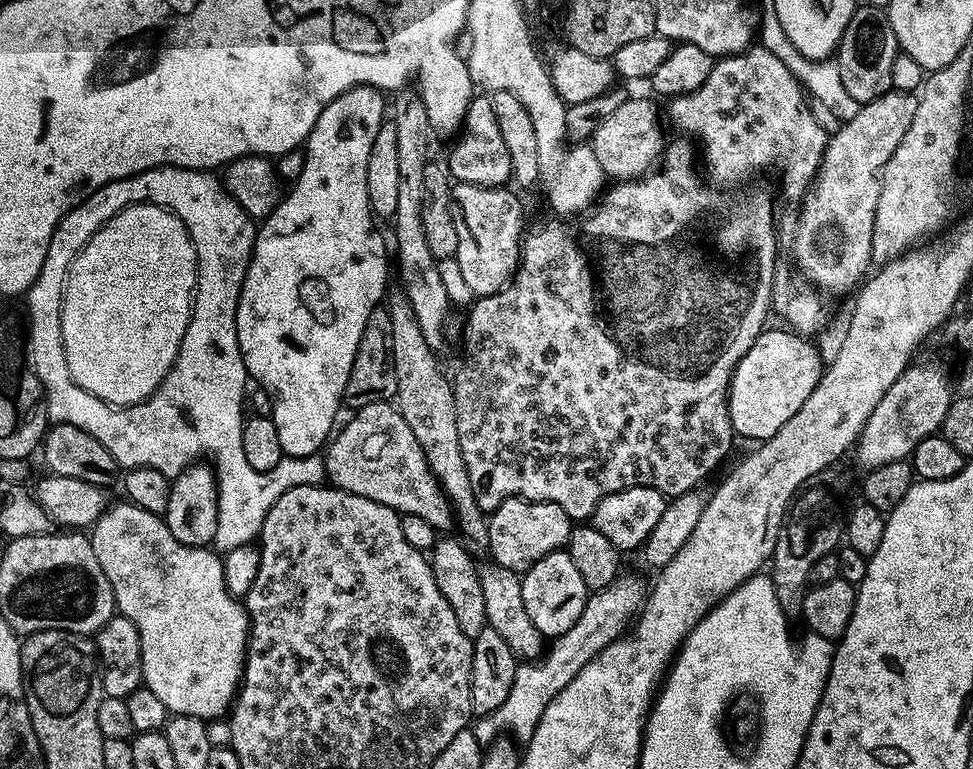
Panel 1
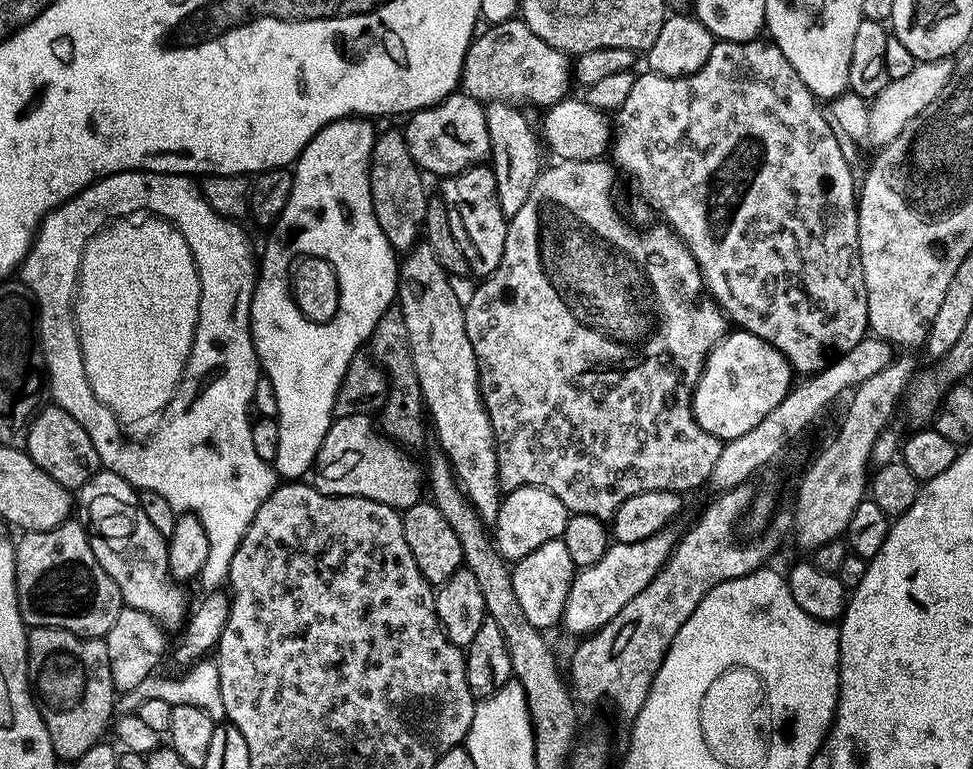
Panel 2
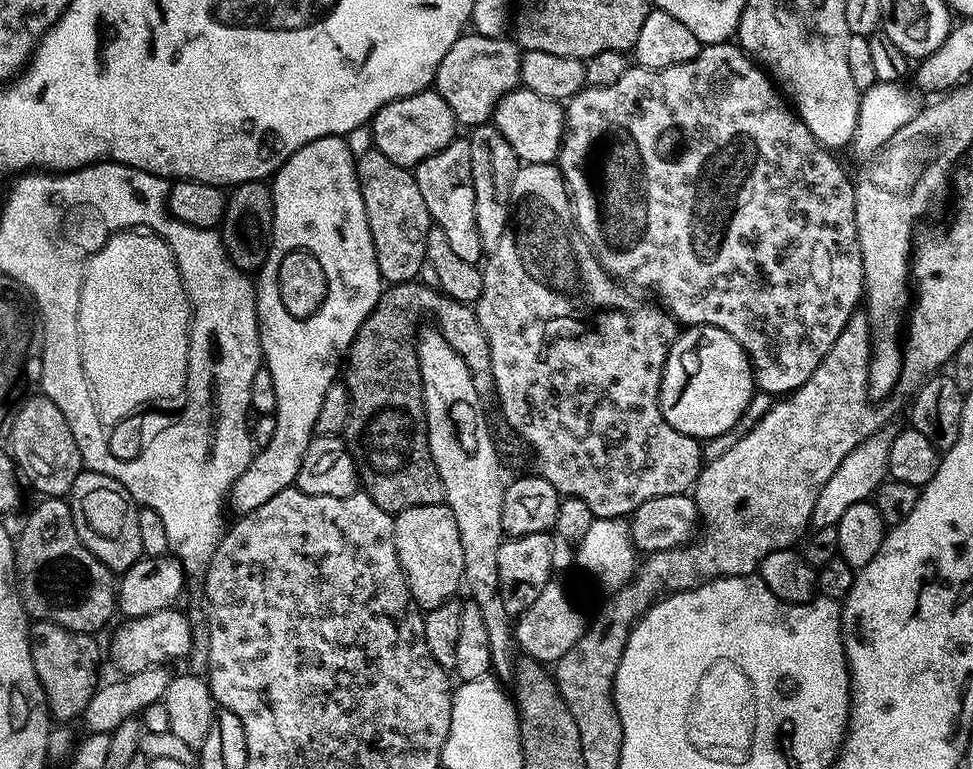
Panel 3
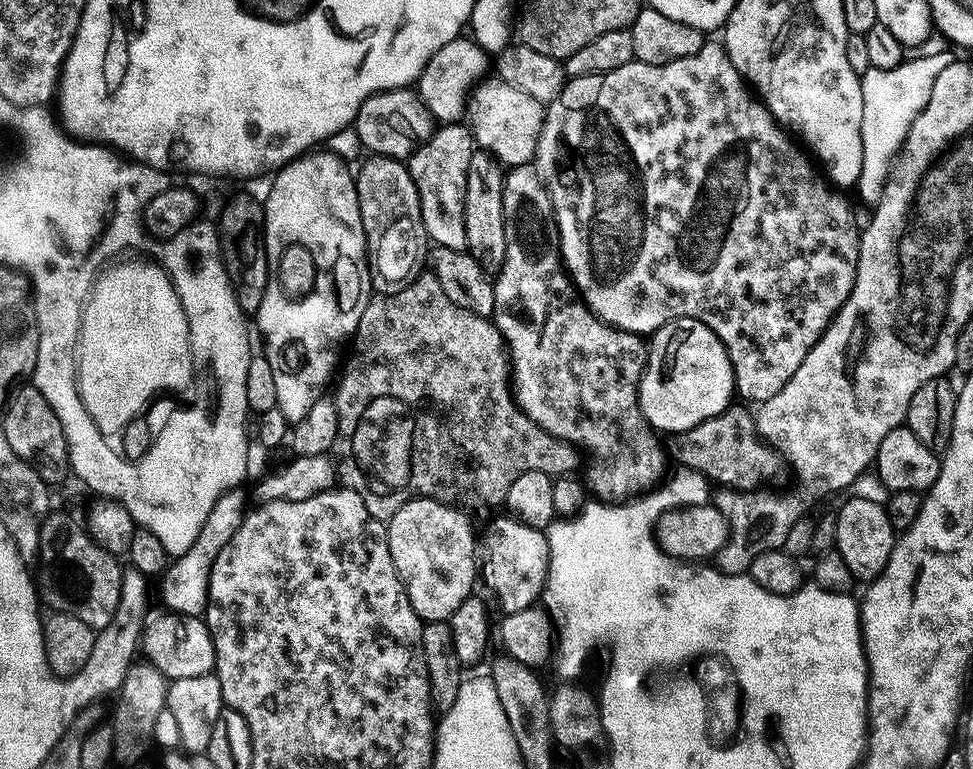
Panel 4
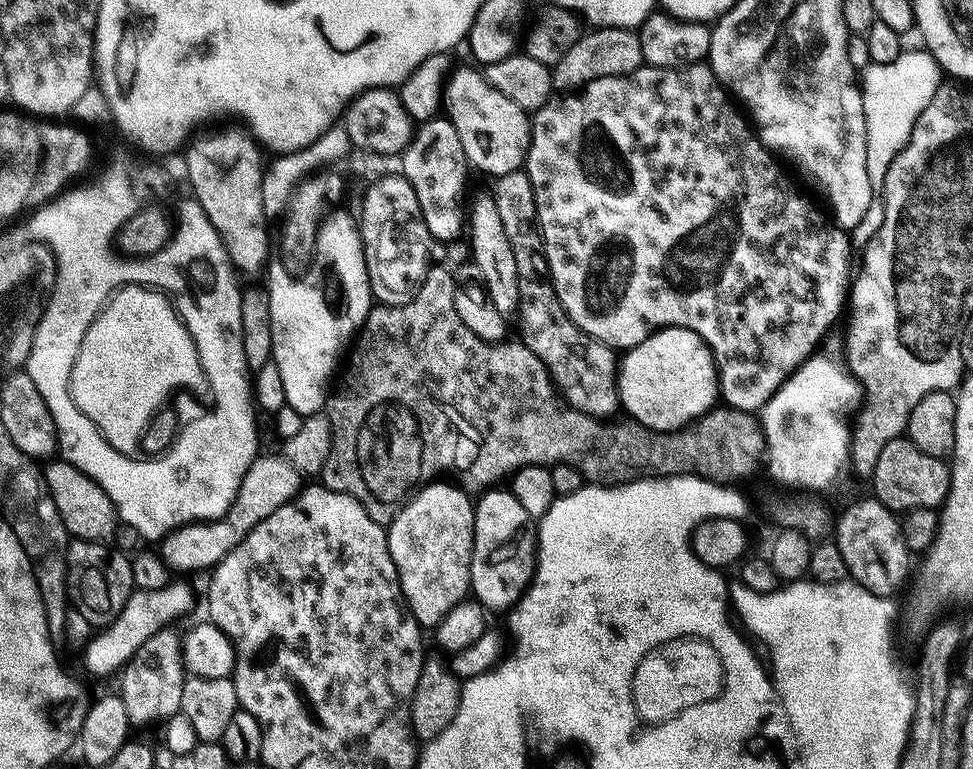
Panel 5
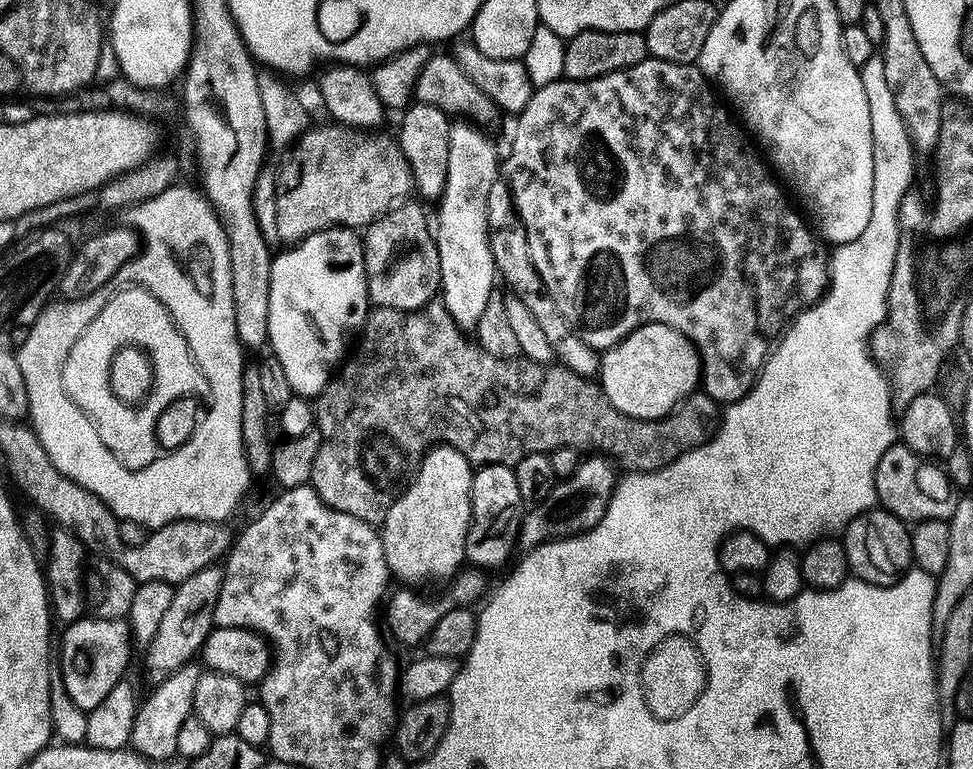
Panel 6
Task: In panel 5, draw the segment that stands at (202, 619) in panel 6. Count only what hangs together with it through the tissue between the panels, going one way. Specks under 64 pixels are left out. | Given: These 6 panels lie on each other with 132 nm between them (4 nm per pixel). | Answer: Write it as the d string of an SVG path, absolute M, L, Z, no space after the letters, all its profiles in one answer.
M169 626L158 630L158 634L154 634L154 638L146 638L146 642L142 642L140 649L128 659L128 663L119 673L120 688L118 688L118 695L126 706L129 725L150 724L158 719L158 721L161 721L180 711L186 669L184 666L184 642L181 633L176 633L174 629L175 627Z

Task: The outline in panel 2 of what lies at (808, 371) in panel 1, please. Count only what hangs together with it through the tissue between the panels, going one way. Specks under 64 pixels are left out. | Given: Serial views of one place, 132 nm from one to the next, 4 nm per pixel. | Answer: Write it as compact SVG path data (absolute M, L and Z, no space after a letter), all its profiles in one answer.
M732 330L712 347L712 353L704 363L700 380L692 391L692 413L704 432L716 436L720 441L733 440L738 434L746 434L753 426L758 426L782 398L786 398L788 389L793 387L794 369L786 357L768 340L758 338L743 330Z

